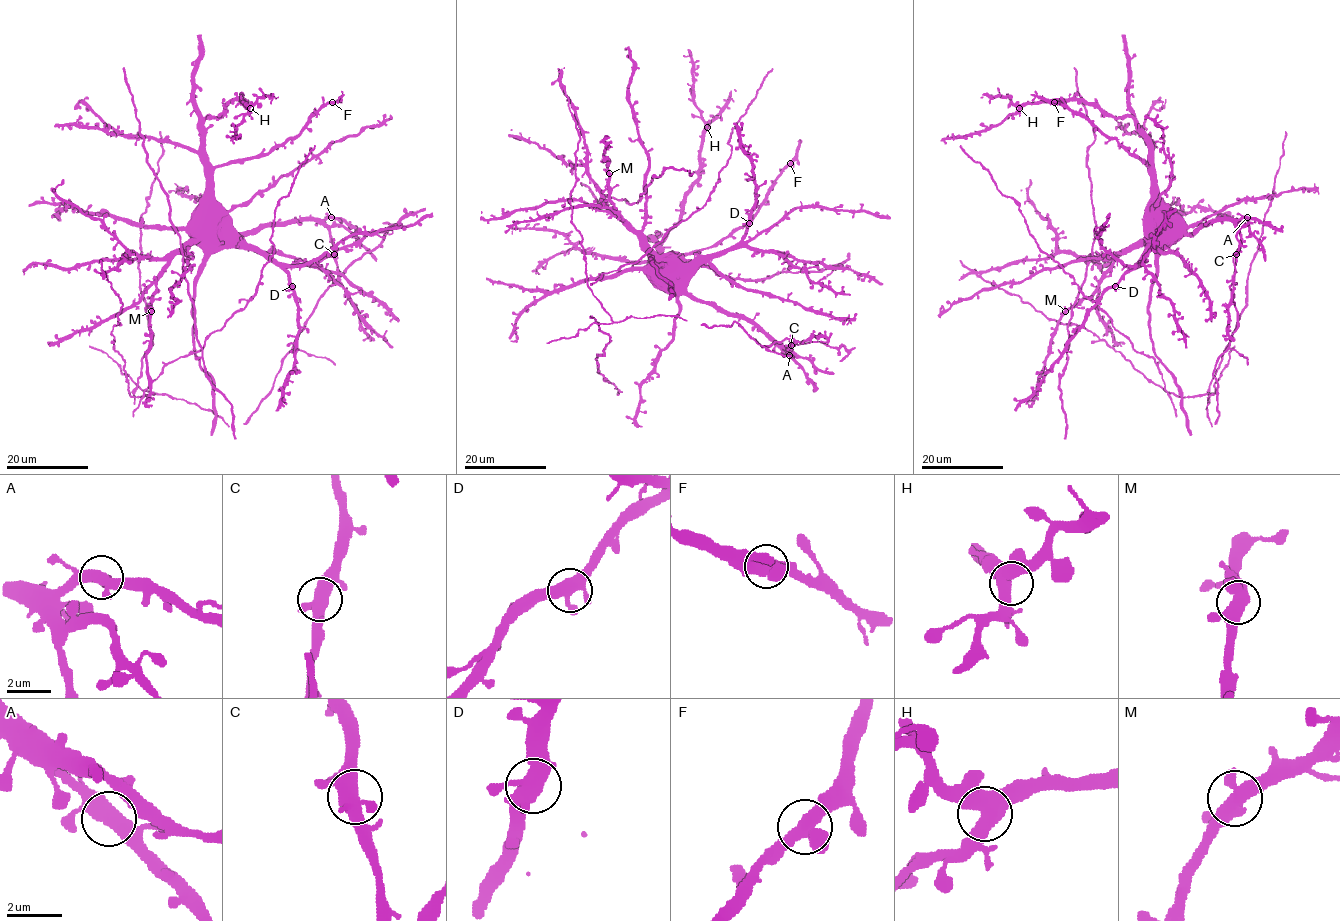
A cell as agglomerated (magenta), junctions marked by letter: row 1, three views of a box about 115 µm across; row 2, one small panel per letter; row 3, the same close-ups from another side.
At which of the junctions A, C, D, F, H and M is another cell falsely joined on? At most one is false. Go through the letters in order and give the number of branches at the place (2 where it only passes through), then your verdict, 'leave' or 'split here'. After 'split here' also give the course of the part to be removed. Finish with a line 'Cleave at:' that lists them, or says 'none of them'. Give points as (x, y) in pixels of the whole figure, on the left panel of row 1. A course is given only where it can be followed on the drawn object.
A: 3 | leave
C: 3 | leave
D: 3 | leave
F: 3 | leave
H: 3 | leave
M: 3 | leave
Cleave at: none of them

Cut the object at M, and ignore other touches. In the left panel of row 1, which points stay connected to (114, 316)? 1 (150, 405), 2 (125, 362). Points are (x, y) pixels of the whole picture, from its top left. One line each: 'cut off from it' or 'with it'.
1: cut off from it
2: with it

